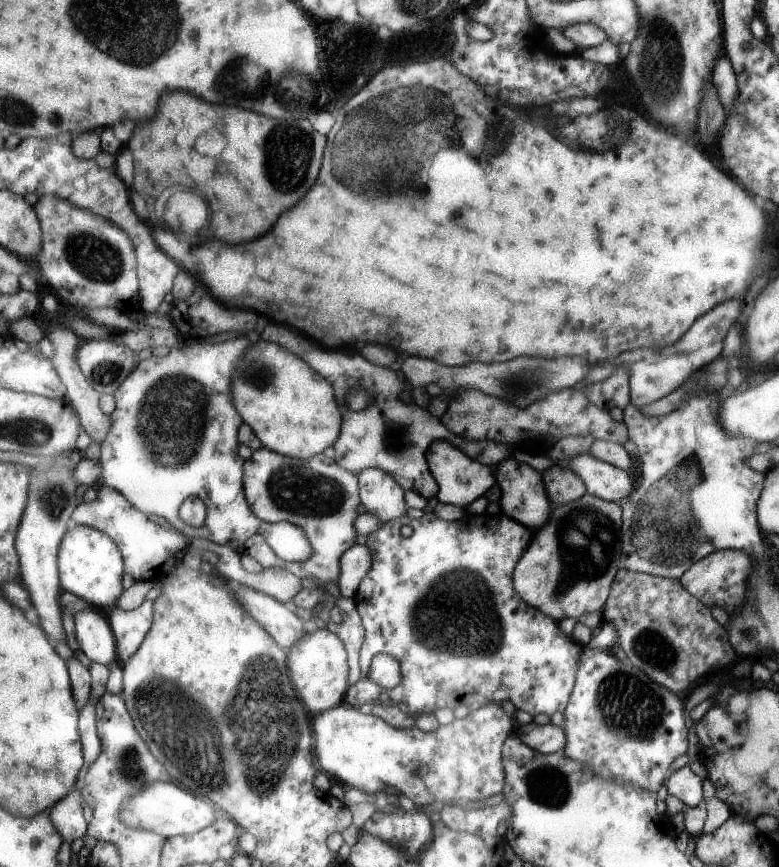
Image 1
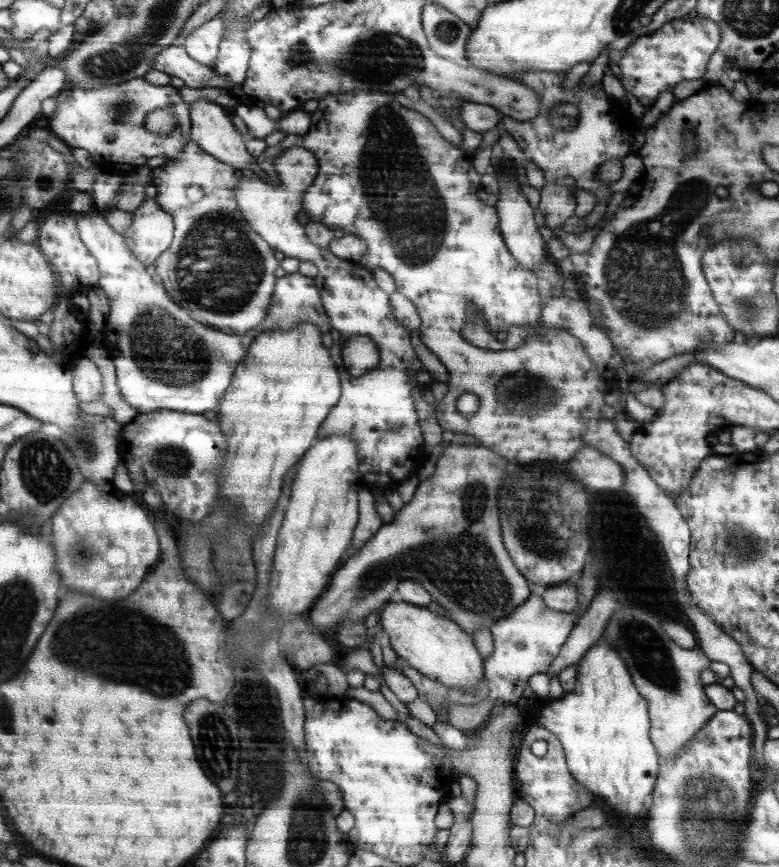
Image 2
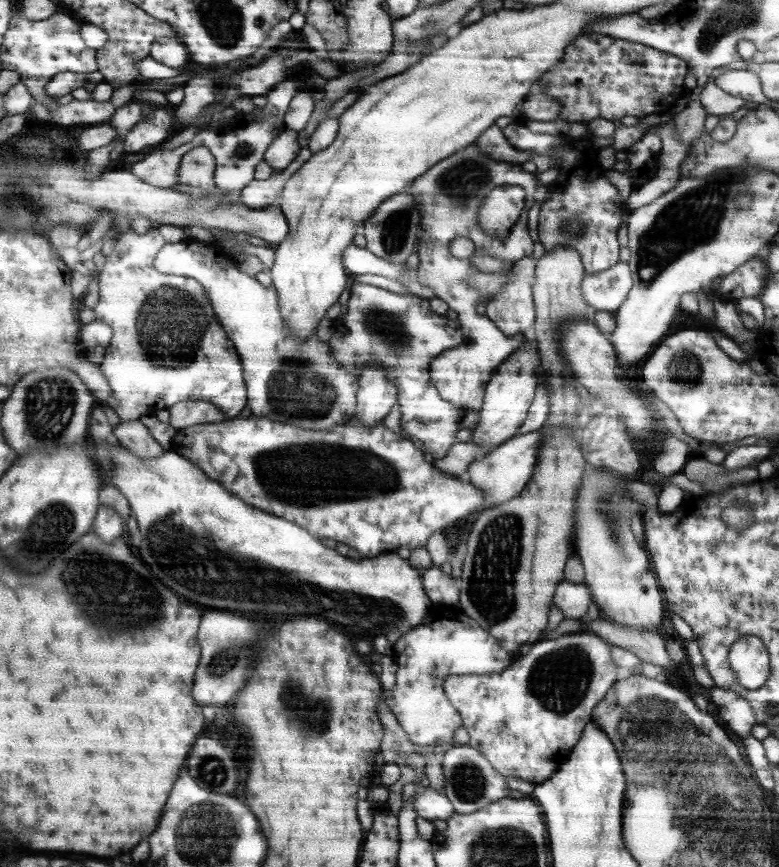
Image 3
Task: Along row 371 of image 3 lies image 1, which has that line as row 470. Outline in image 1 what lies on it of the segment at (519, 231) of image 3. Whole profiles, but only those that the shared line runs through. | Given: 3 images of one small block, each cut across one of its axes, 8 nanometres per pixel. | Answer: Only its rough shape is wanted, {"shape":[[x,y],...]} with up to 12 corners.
{"shape":[[447,440],[426,451],[439,503],[466,508],[495,484],[494,467]]}

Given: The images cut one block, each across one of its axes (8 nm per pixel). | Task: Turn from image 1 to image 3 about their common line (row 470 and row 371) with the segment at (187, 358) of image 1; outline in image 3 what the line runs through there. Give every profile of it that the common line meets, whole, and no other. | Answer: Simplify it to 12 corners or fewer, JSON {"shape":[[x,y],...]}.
{"shape":[[157,228],[115,239],[95,320],[120,421],[246,404],[202,285],[155,270]]}

